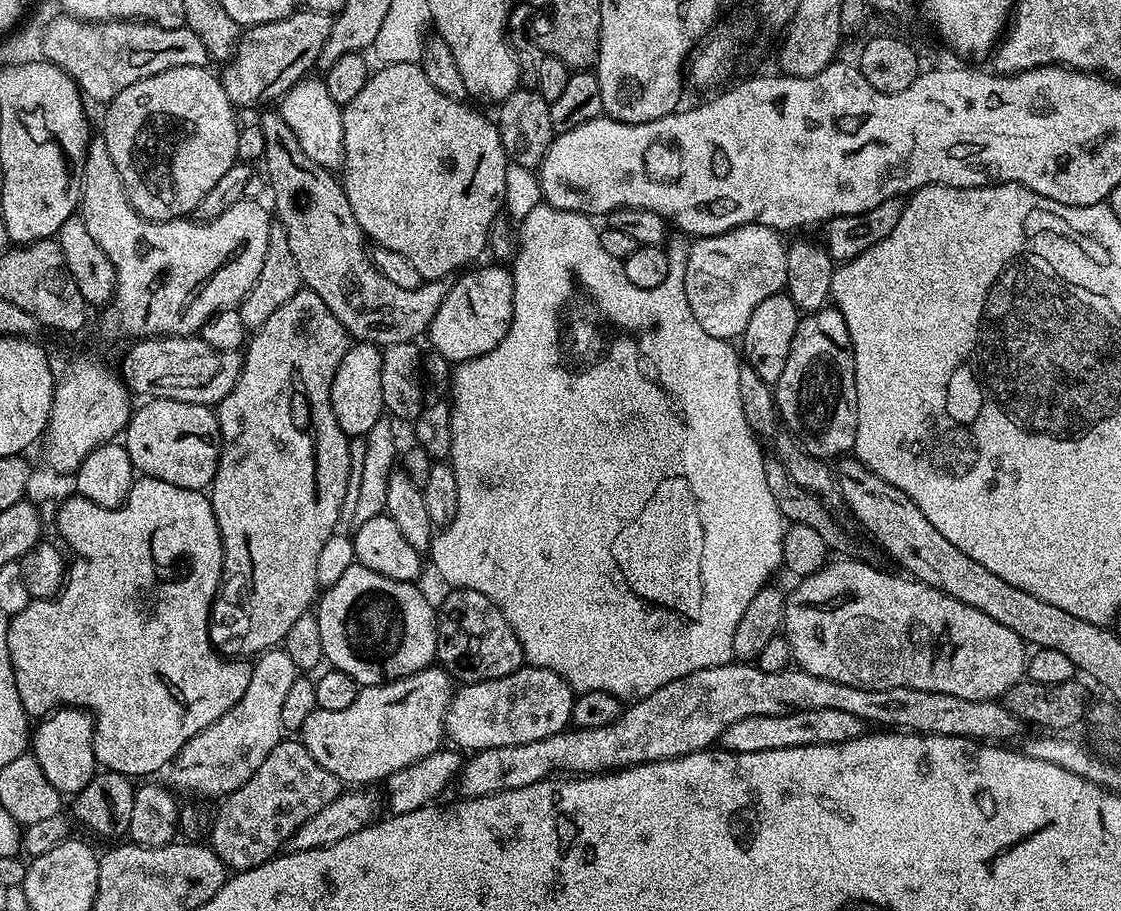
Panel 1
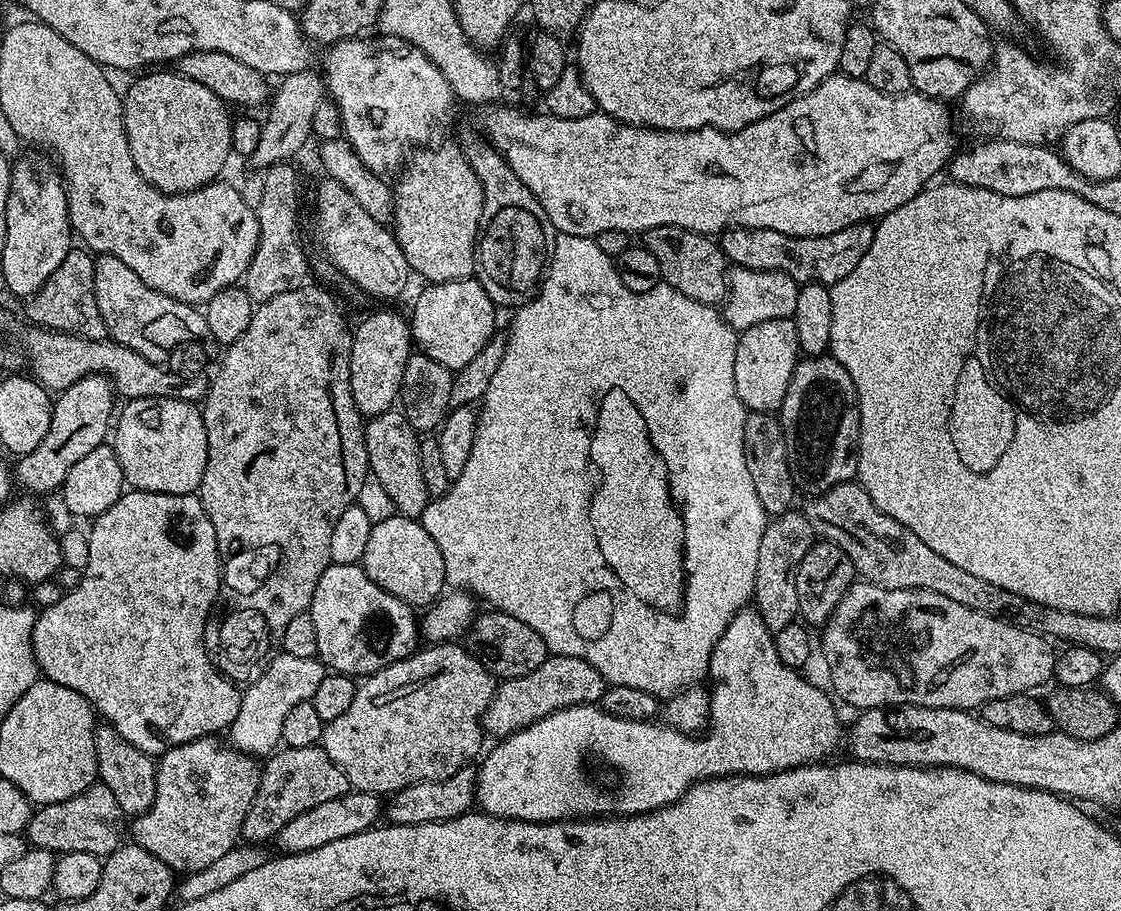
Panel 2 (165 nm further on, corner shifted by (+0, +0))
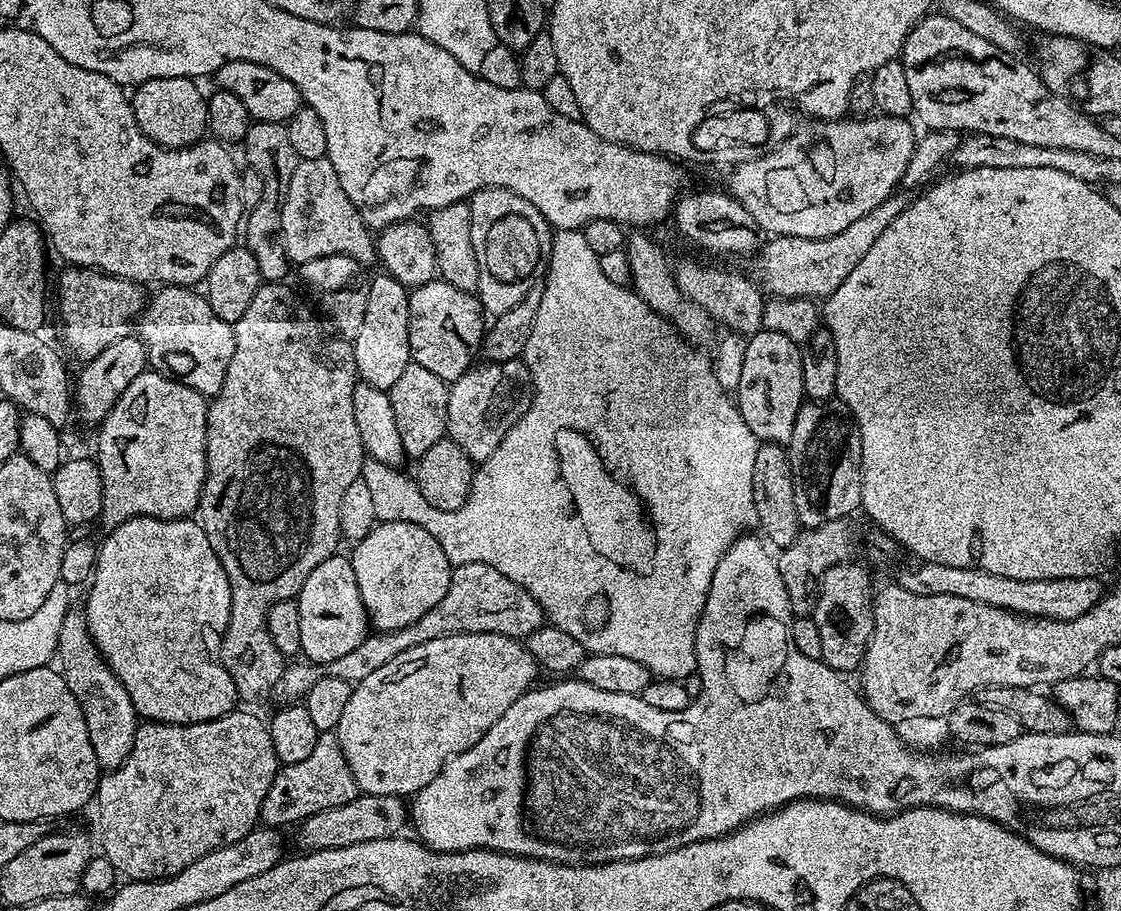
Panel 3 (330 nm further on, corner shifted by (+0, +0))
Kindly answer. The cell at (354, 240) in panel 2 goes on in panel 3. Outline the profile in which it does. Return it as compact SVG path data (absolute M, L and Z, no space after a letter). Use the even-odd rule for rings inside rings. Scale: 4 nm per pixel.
M327 156L300 160L282 202L282 230L288 259L293 265L305 264L314 258L349 256L362 266L377 259L373 229L358 214L354 202L346 198L338 173Z

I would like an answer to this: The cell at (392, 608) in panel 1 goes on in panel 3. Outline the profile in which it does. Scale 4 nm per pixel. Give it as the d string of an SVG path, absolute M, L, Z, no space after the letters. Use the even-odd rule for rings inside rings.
M337 554L320 563L310 578L306 578L295 602L302 629L300 651L317 666L334 662L342 658L342 654L350 654L350 650L370 634L368 611L358 590L358 578L354 578L354 566L347 555Z

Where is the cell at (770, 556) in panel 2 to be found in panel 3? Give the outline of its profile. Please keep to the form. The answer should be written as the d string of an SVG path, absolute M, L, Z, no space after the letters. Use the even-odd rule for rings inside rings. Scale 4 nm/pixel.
M847 519L826 522L817 528L804 528L790 546L779 549L776 556L778 574L782 574L782 586L786 586L786 594L790 598L793 617L806 616L811 613L818 587L818 572L845 563L852 552L852 536L848 533Z

